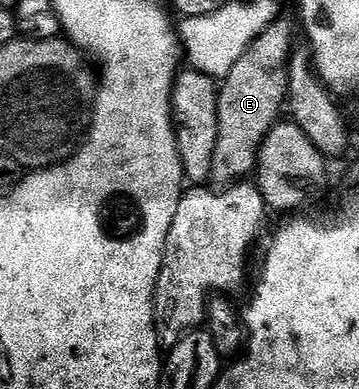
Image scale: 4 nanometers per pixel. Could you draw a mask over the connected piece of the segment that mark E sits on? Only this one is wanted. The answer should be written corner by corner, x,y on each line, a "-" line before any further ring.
277,20
261,36
254,39
252,45
243,54
235,66
220,81
217,94
217,137
215,138
215,154
211,162
211,180
217,186
232,186
244,181
245,176
257,167
257,155
265,136
278,123
281,108
286,107
287,93
289,90
289,69
287,67
293,48
293,28
285,21

